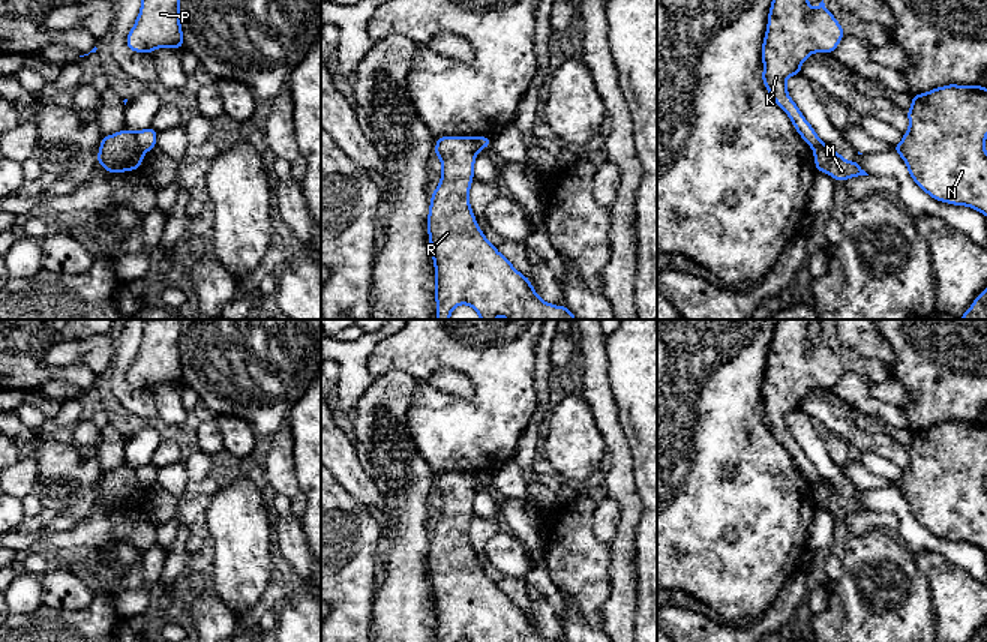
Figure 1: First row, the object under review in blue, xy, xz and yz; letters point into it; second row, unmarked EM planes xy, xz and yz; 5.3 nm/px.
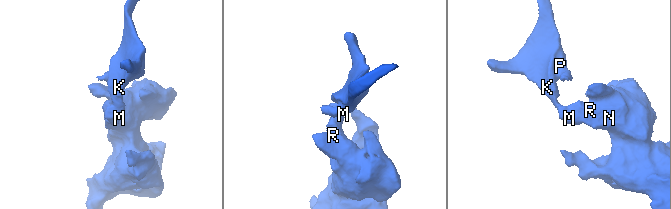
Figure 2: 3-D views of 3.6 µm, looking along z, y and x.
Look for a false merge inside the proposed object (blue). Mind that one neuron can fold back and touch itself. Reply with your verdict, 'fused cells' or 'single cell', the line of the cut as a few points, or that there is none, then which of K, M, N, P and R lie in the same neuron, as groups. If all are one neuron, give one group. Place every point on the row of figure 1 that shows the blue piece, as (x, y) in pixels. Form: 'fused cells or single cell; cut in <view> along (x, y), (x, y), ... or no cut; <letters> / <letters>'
fused cells; cut in xy along (132, 132), (143, 152); K P / M N R

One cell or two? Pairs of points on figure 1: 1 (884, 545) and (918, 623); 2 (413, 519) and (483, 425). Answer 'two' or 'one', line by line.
1: one
2: two

